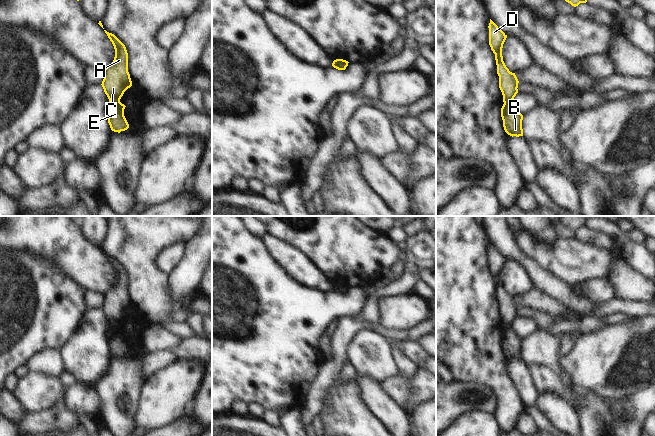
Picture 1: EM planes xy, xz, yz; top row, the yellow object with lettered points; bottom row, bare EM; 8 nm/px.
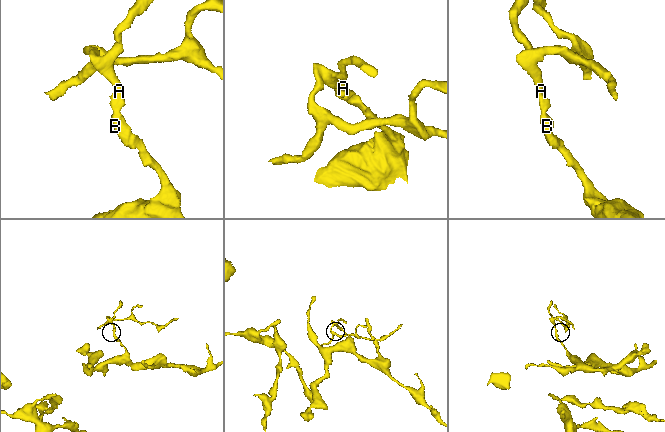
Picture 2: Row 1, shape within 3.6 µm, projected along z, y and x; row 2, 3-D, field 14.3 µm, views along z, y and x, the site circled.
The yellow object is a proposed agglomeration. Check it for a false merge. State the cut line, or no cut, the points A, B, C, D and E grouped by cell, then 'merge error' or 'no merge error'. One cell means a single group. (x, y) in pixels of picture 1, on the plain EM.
cut in xy along (119, 325), (110, 327); A C D / B E; merge error

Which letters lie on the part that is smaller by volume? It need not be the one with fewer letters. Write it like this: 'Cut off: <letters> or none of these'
Cut off: A, C, D

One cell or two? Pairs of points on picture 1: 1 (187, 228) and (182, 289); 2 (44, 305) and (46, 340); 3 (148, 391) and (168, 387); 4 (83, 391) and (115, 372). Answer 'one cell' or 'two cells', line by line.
1: two cells
2: one cell
3: one cell
4: two cells

